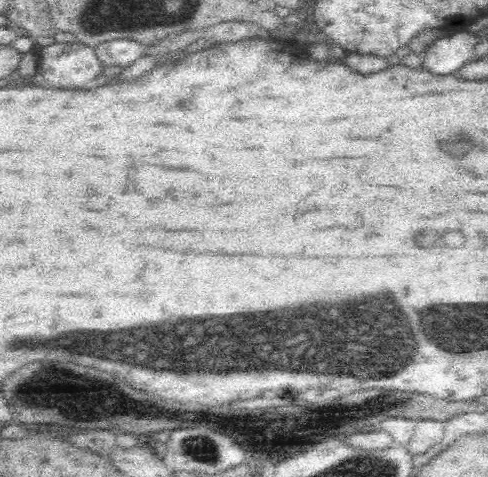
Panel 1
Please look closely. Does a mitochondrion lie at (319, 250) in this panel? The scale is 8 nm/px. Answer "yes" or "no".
no

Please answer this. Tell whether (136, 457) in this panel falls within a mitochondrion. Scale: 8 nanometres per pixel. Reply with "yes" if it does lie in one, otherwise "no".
no

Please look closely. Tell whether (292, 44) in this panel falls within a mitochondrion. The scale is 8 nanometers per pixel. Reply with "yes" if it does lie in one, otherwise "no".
no

